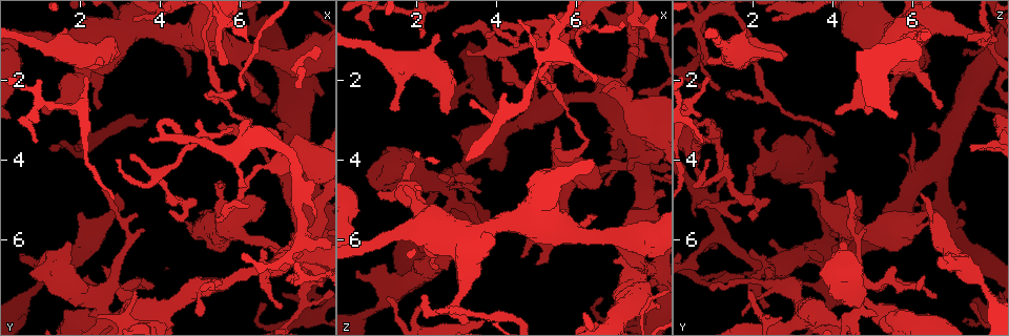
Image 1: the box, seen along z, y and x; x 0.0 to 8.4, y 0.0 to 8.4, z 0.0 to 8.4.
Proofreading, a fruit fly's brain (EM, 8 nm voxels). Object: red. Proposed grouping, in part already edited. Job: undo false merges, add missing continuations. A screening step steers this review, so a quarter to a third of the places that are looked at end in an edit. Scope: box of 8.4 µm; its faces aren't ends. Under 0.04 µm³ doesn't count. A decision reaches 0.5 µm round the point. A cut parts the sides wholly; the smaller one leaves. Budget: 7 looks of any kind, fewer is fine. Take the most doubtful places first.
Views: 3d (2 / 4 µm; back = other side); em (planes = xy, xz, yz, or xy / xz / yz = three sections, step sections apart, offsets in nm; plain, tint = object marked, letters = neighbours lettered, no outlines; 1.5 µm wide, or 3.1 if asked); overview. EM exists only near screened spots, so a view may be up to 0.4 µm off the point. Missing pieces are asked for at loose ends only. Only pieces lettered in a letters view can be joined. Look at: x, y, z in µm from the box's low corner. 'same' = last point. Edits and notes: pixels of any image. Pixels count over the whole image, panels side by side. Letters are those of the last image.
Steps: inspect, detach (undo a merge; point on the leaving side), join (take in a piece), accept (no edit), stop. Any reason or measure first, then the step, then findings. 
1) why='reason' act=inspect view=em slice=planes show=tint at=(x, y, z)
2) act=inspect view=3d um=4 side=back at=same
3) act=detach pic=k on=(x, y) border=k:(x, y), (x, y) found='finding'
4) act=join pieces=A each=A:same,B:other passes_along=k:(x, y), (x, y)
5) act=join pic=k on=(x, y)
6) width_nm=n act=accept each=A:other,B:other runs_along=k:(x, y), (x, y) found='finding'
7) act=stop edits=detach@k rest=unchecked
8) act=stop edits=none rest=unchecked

why='tapers out' act=inspect view=3d um=4 at=(3.60, 5.80, 4.75)

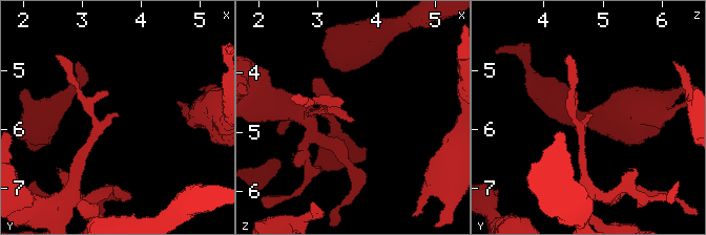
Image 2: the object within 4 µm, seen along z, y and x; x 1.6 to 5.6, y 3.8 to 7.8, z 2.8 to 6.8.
why='shape alone is not enough' act=inspect view=em slice=planes show=letters at=(3.65, 5.80, 4.80)

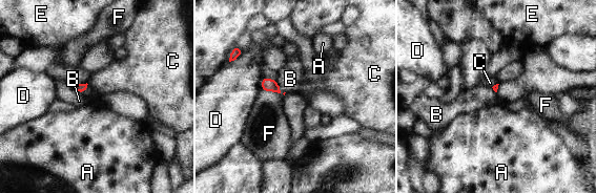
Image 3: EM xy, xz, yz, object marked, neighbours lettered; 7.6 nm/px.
act=accept each=A:other,B:other,C:other,D:other,E:other,F:other border=3:(275, 80), (280, 91), (284, 94) found='no lettered piece goes on from it'

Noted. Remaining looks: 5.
why='branch stops here' act=inspect view=3d um=2 at=(2.50, 2.75, 6.60)

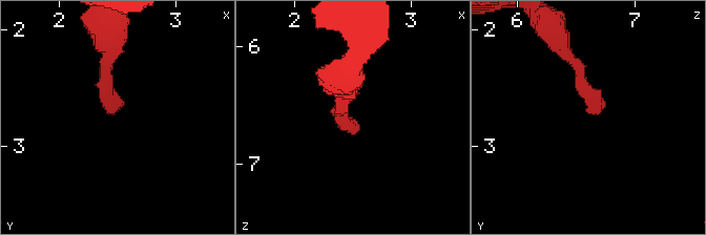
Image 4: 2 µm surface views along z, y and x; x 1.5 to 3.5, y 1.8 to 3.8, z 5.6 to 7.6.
act=inspect view=em slice=planes show=plain at=(2.46, 2.72, 6.60)

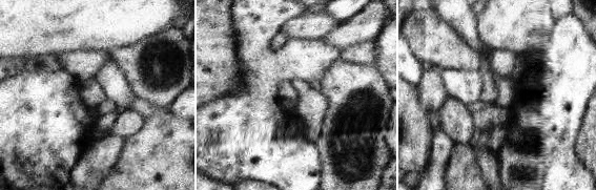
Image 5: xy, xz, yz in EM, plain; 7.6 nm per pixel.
act=inspect view=em slice=planes show=letters at=same

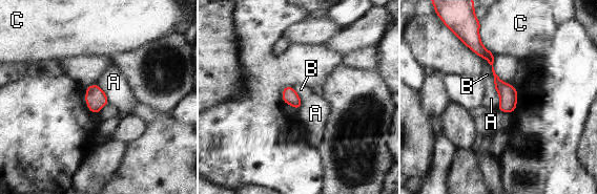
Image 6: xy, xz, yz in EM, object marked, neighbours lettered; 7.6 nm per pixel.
act=accept each=A:other,B:other,C:other border=6:(494, 85), (498, 95), (497, 107) found='no lettered piece goes on from it'

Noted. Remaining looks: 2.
why='free end' act=inspect view=em slice=yz step=4 show=tint at=(6.35, 2.40, 5.40)

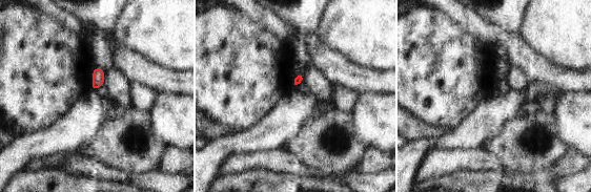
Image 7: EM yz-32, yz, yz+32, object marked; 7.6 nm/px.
act=inspect view=em slice=planes show=letters at=same

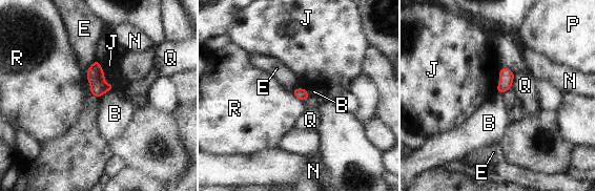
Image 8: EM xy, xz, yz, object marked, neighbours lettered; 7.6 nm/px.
act=accept each=B:other,E:other,J:other,N:other,P:other,Q:other,R:other border=8:(290, 92), (302, 101) found='none of them fits'

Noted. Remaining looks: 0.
act=stop edits=none rest=unchecked

